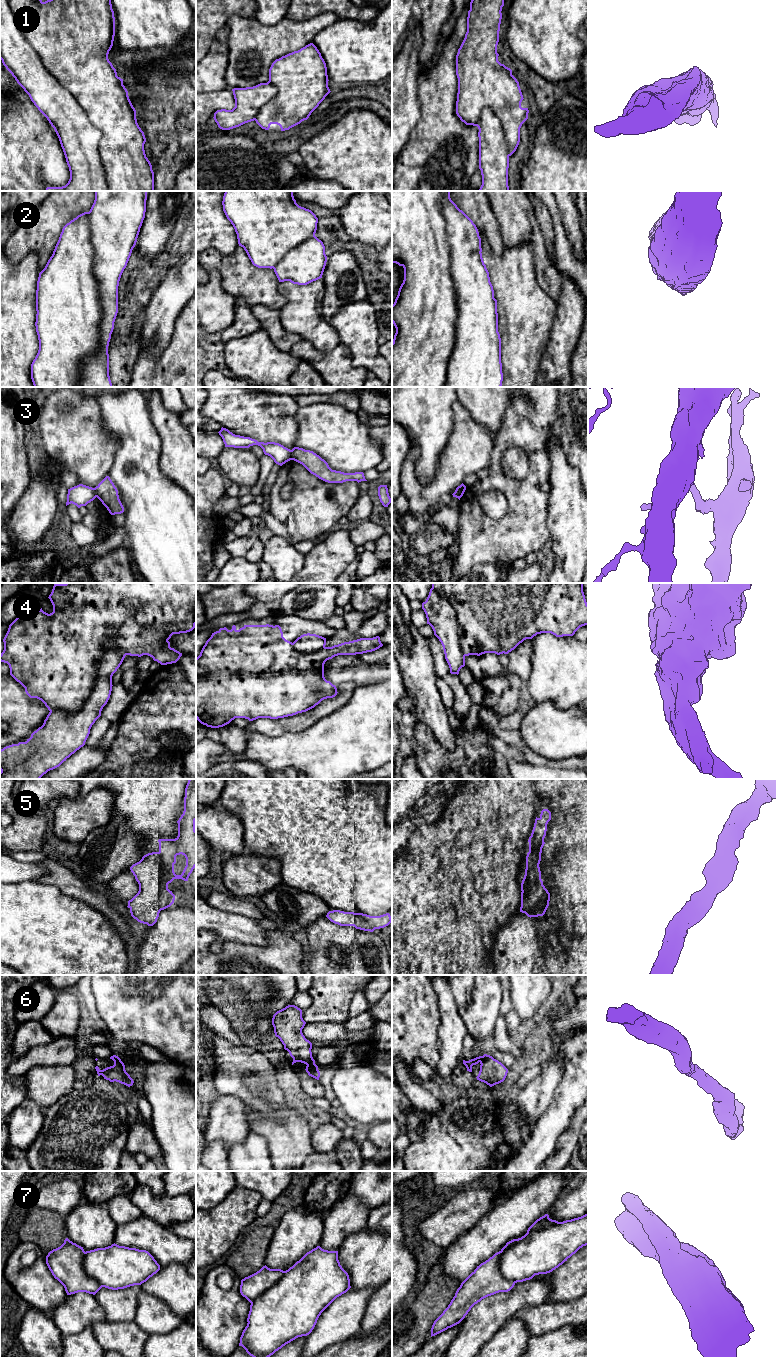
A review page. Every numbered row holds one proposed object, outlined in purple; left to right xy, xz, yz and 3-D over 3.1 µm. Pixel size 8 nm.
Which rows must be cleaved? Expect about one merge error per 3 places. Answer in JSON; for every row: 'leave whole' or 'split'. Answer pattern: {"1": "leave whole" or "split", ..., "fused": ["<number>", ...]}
{"1": "leave whole", "2": "leave whole", "3": "split", "4": "split", "5": "leave whole", "6": "leave whole", "7": "split", "fused": ["3", "4", "7"]}

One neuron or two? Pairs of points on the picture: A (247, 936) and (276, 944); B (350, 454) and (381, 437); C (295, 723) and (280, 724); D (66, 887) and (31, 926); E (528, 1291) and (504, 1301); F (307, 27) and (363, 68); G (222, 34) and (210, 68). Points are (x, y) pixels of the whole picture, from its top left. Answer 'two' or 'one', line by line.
A: two
B: two
C: one
D: two
E: one
F: two
G: one

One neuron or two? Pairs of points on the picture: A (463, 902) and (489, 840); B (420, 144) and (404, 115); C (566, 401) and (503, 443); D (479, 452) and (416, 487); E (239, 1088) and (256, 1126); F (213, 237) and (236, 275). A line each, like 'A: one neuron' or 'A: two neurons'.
A: one neuron
B: two neurons
C: two neurons
D: one neuron
E: two neurons
F: two neurons

